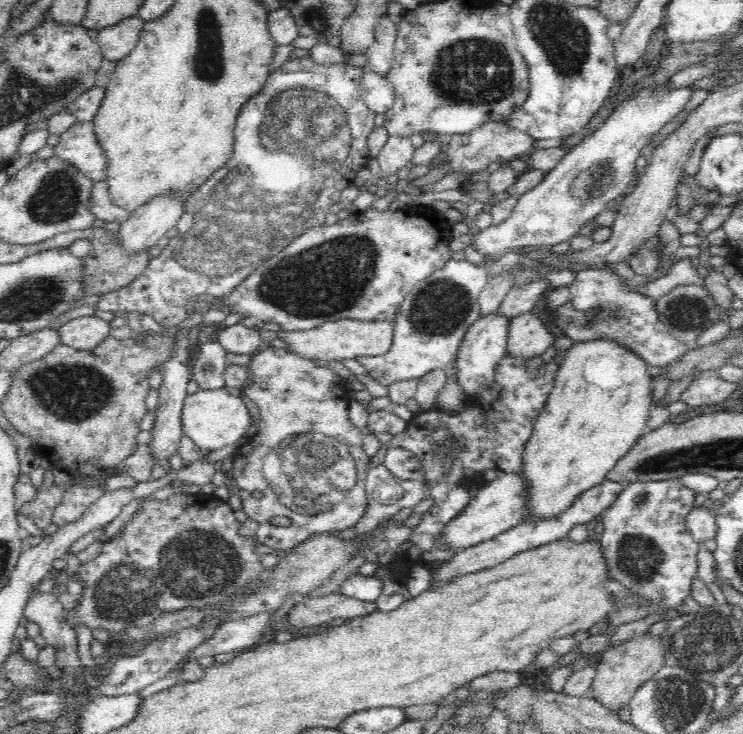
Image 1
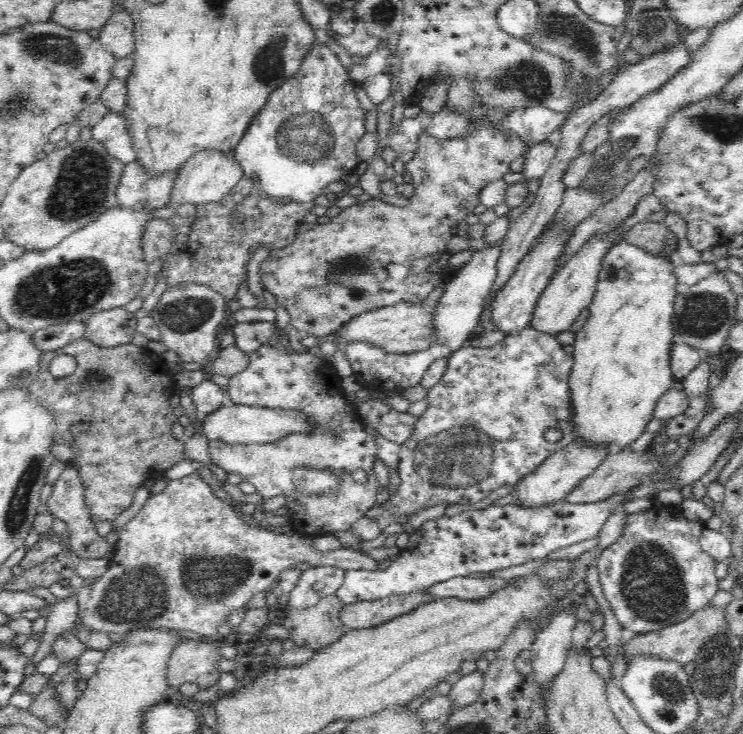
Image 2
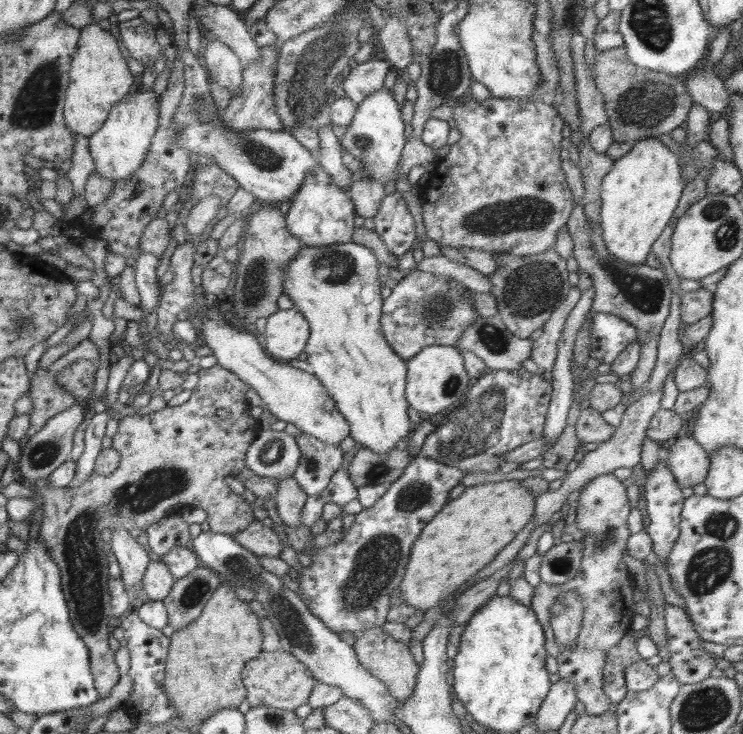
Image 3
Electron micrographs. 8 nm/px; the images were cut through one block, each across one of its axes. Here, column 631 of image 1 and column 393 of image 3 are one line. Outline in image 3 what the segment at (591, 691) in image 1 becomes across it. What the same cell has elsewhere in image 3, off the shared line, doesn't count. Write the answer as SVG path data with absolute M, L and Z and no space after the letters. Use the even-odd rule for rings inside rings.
M376 627L362 631L358 635L358 640L354 642L353 648L357 654L358 662L377 678L396 702L408 700L412 696L412 690L416 688L416 674L420 670L419 664L414 660L414 655L410 649L392 636L388 635L382 627Z

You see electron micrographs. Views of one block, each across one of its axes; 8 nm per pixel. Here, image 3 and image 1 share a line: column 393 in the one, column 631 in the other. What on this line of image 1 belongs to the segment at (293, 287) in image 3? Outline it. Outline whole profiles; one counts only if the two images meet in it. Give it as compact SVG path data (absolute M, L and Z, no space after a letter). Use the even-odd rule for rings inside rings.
M596 339L584 342L574 342L574 344L564 353L564 359L559 364L559 370L557 372L554 386L546 401L544 410L540 412L536 422L534 422L534 432L530 434L528 442L526 442L526 448L524 448L524 454L522 454L523 466L520 474L527 481L527 494L529 494L529 502L527 508L529 508L529 516L522 520L522 524L526 521L537 521L538 519L546 518L558 518L564 510L568 510L572 506L572 502L598 484L606 481L606 476L613 470L614 466L620 461L620 458L624 454L628 453L630 448L638 442L647 431L646 422L648 422L648 410L652 408L652 371L646 365L646 361L642 357L638 357L638 354L628 349L624 345L618 344L612 339Z

